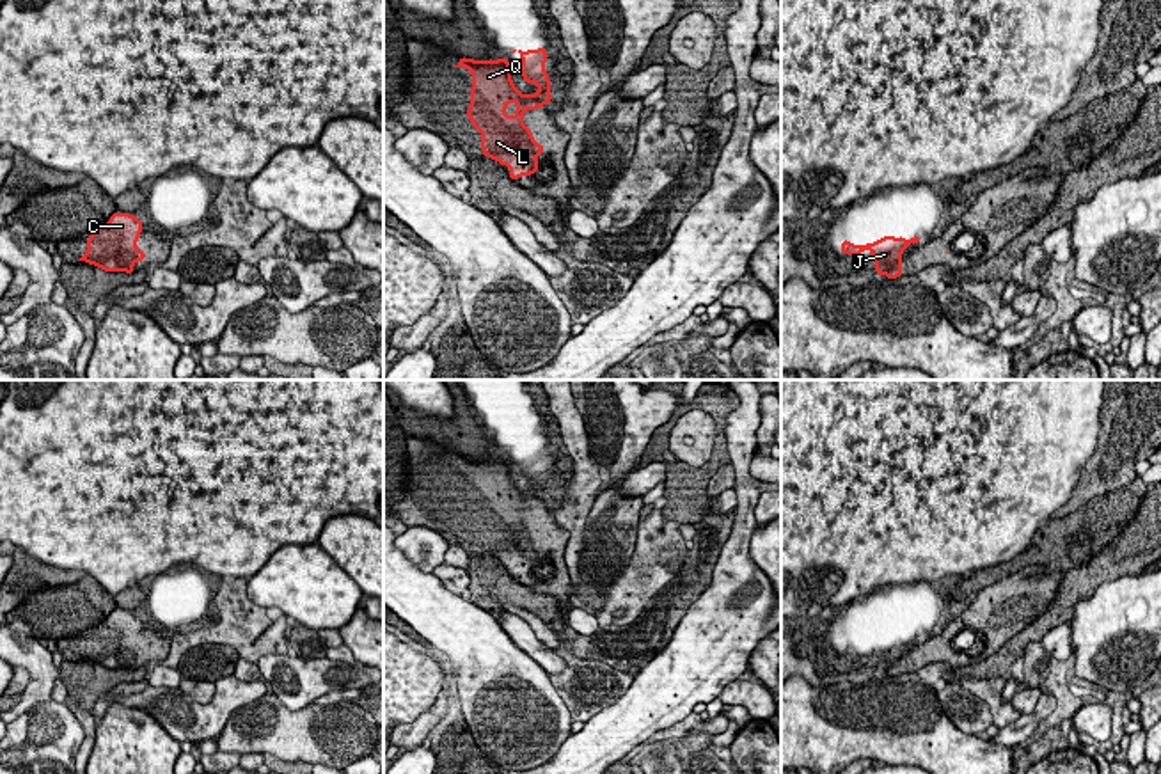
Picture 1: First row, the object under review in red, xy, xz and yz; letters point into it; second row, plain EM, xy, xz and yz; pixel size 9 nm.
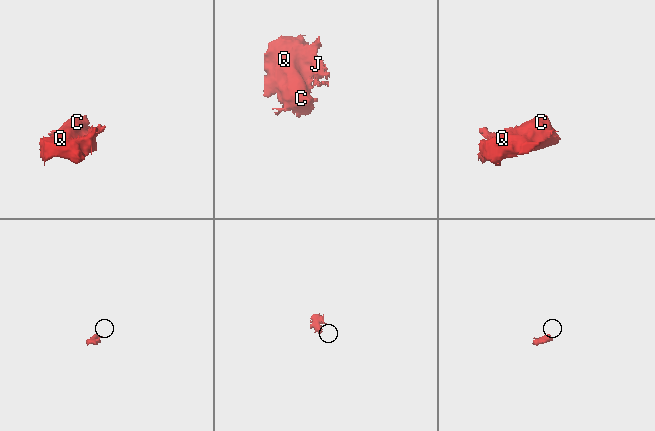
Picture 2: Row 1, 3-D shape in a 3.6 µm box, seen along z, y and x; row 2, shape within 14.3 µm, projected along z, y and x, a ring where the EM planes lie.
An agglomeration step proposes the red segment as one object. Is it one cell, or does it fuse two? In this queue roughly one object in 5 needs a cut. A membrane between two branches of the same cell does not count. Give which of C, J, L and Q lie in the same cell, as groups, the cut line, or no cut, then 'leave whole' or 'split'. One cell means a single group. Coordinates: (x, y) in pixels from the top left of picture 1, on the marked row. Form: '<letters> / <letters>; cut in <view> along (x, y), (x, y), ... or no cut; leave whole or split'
C J L Q; no cut; leave whole

